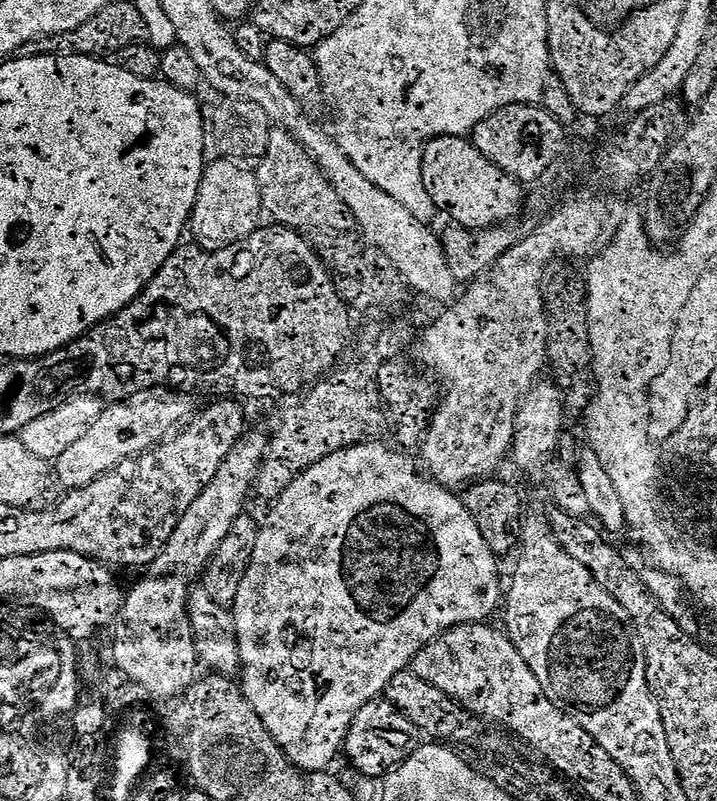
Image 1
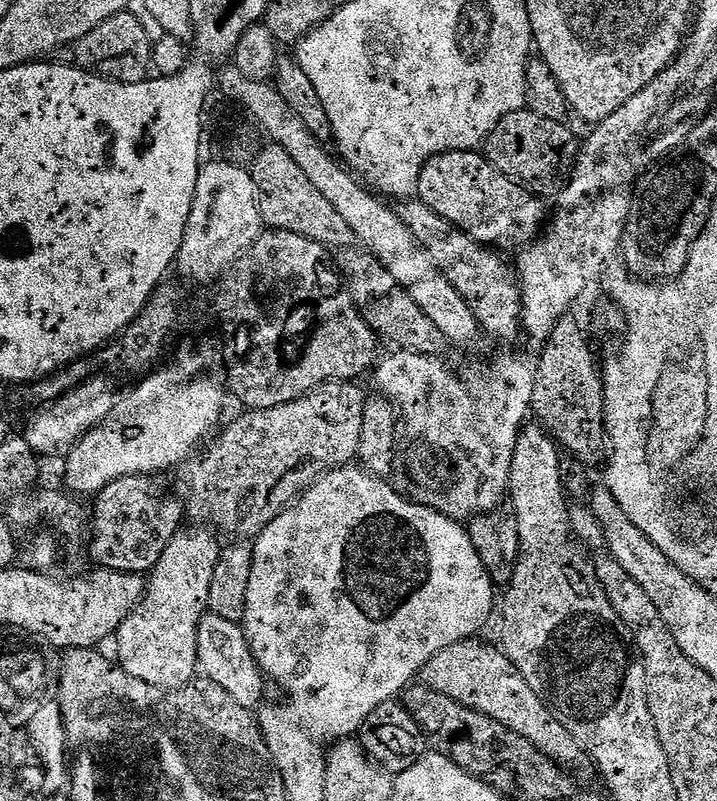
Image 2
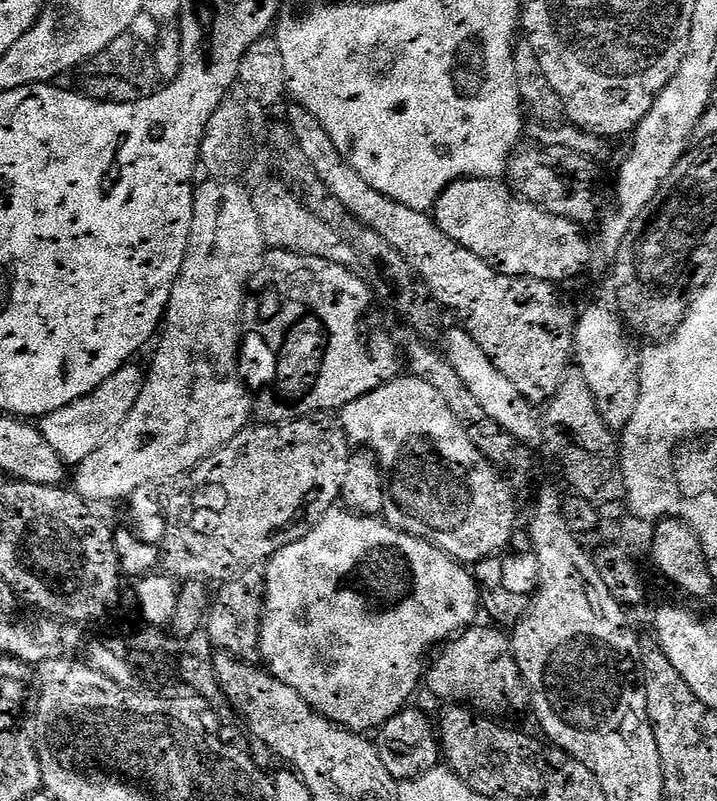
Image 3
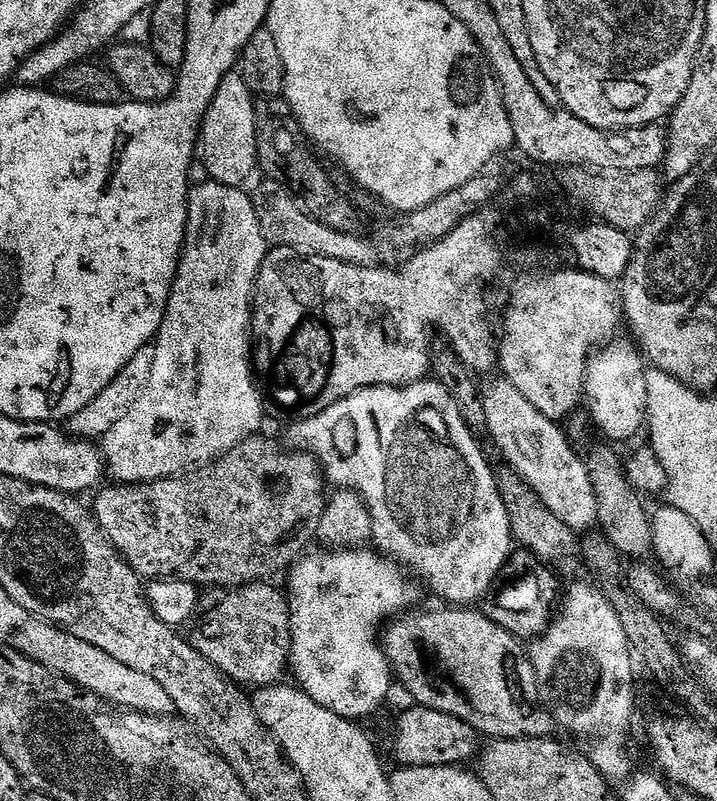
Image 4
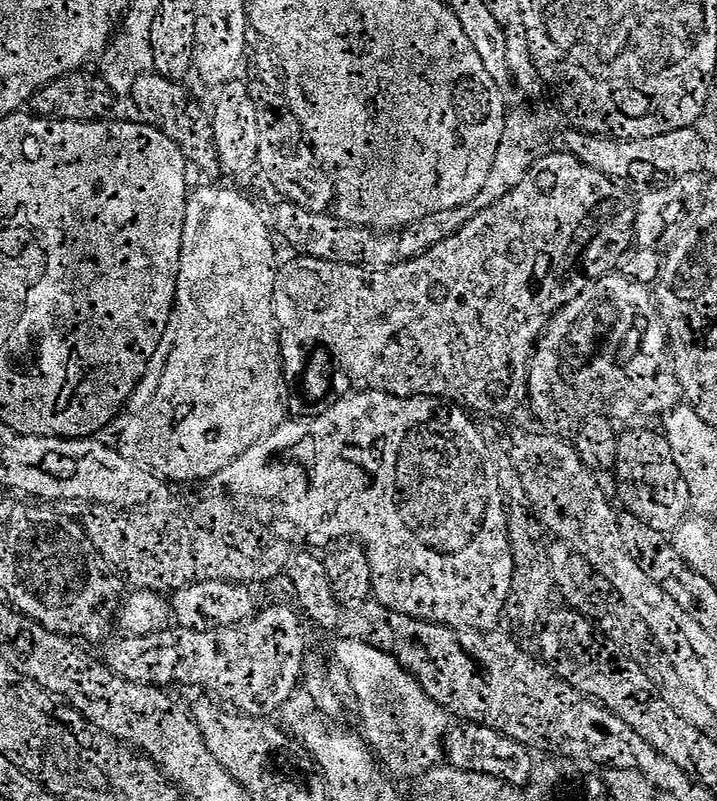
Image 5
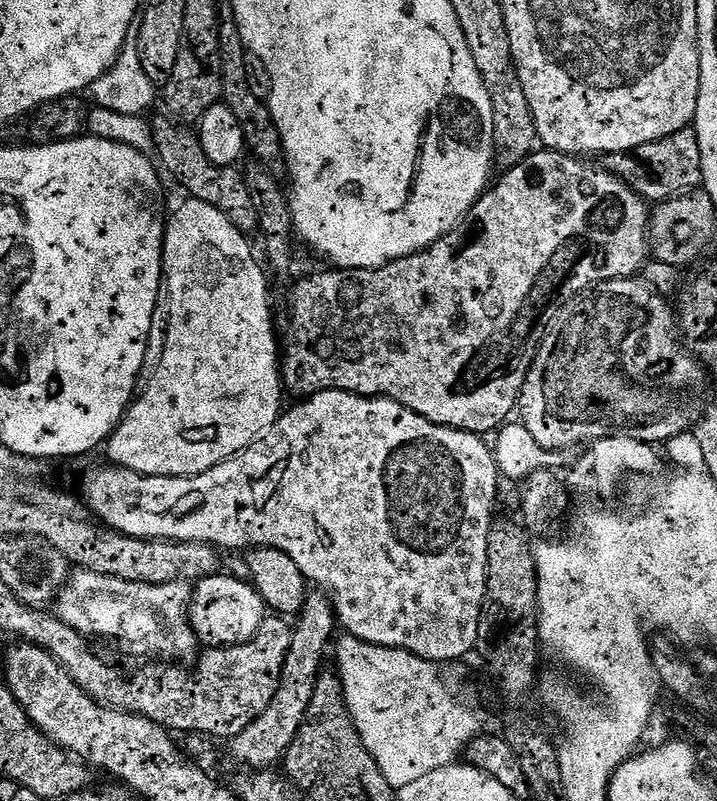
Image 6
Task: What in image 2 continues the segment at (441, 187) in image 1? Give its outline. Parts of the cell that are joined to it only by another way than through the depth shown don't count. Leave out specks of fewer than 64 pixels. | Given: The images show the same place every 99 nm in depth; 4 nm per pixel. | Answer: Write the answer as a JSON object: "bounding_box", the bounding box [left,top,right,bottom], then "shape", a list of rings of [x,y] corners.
{"bounding_box":[417,150,548,250],"shape":[[[476,150],[448,151],[432,156],[420,172],[417,195],[472,240],[498,250],[527,247],[541,235],[548,220],[548,213],[542,209],[538,197],[498,171]]]}

